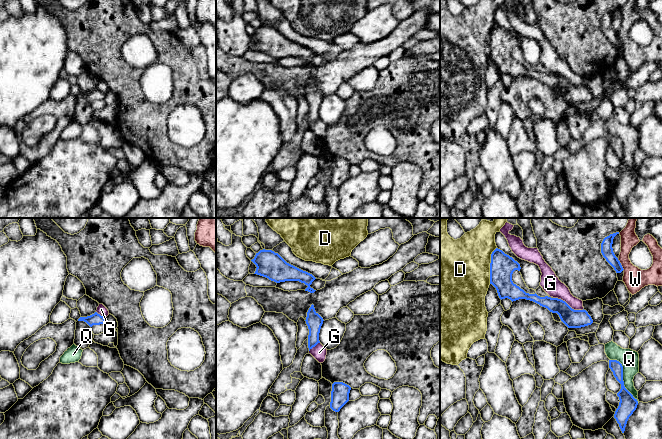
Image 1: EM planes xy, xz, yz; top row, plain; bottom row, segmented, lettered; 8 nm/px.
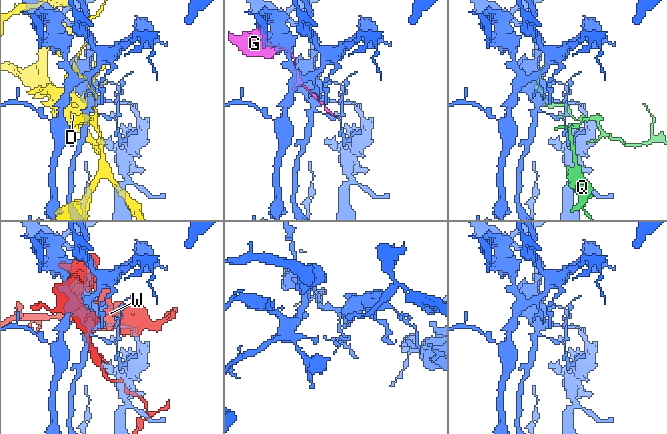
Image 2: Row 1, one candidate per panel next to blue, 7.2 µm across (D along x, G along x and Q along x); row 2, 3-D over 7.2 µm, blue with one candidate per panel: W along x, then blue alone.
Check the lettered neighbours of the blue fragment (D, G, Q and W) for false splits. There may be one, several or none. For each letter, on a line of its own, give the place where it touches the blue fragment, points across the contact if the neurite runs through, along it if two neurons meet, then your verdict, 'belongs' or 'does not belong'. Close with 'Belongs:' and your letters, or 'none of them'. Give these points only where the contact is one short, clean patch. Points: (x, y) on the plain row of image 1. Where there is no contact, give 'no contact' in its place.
D: yz (490, 41) | does not belong
G: yz (567, 80) | does not belong
Q: yz (622, 154) | does not belong
W: yz (621, 41) | does not belong
Belongs: none of them

